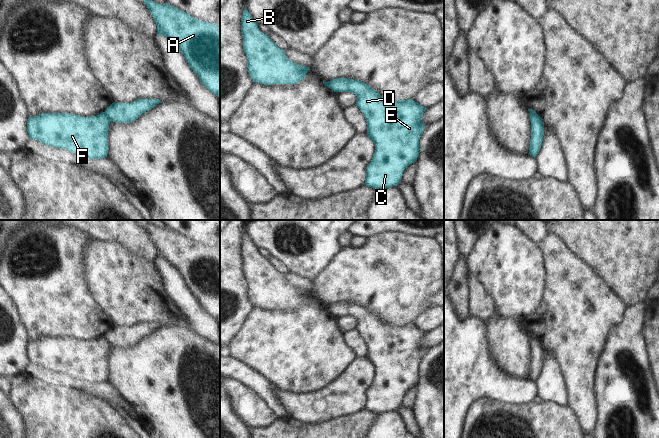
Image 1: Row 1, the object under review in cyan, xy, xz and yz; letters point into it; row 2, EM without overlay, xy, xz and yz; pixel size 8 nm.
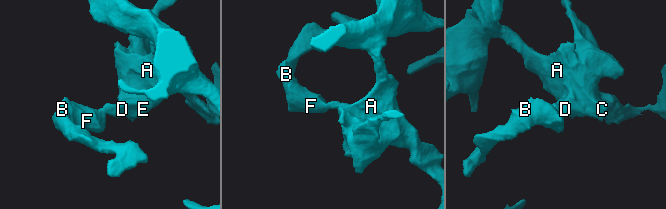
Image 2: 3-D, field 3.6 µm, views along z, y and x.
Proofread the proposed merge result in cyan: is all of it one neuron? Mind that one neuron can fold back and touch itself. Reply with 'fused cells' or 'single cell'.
fused cells

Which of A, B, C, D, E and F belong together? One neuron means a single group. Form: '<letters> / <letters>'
A C D E / B F

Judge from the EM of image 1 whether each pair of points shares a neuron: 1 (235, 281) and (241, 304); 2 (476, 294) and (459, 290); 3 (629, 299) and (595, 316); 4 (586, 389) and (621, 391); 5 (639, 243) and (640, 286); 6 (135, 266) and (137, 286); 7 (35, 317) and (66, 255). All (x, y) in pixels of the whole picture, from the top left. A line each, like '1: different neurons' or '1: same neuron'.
1: same neuron
2: different neurons
3: different neurons
4: different neurons
5: same neuron
6: same neuron
7: same neuron

